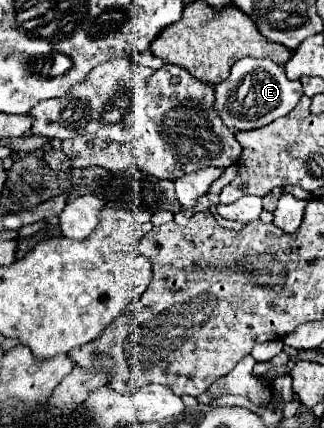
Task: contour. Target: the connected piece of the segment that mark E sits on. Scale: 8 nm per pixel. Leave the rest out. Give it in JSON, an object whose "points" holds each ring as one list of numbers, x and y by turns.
{"points":[[244,57,232,65,232,73,226,81,216,85,216,111,222,117,222,121,236,129,236,131,250,131,260,129,278,117,288,115,296,103,300,101,302,85,300,81,290,81,286,77,286,71,282,65,270,61,270,59,256,59,256,57]]}

